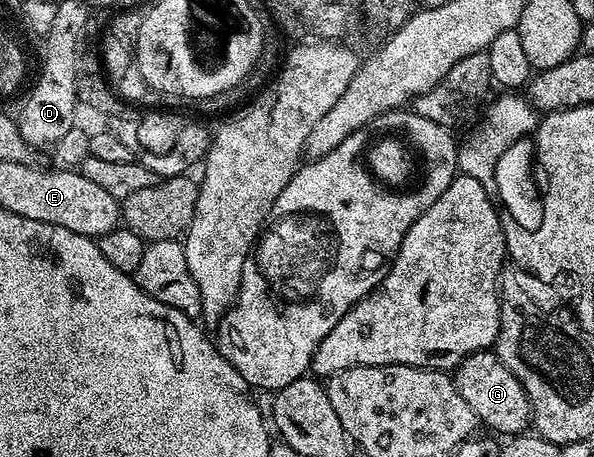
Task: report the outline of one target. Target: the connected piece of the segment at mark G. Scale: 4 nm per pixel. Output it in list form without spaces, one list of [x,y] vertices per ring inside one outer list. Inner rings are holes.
[[[493,351],[470,353],[453,370],[452,380],[456,391],[464,395],[464,403],[476,411],[479,422],[488,425],[495,434],[504,433],[506,437],[523,434],[530,425],[532,414],[530,400],[516,375],[504,367],[504,363]],[[526,428],[526,429],[525,429]],[[498,432],[498,433],[497,433]]]

